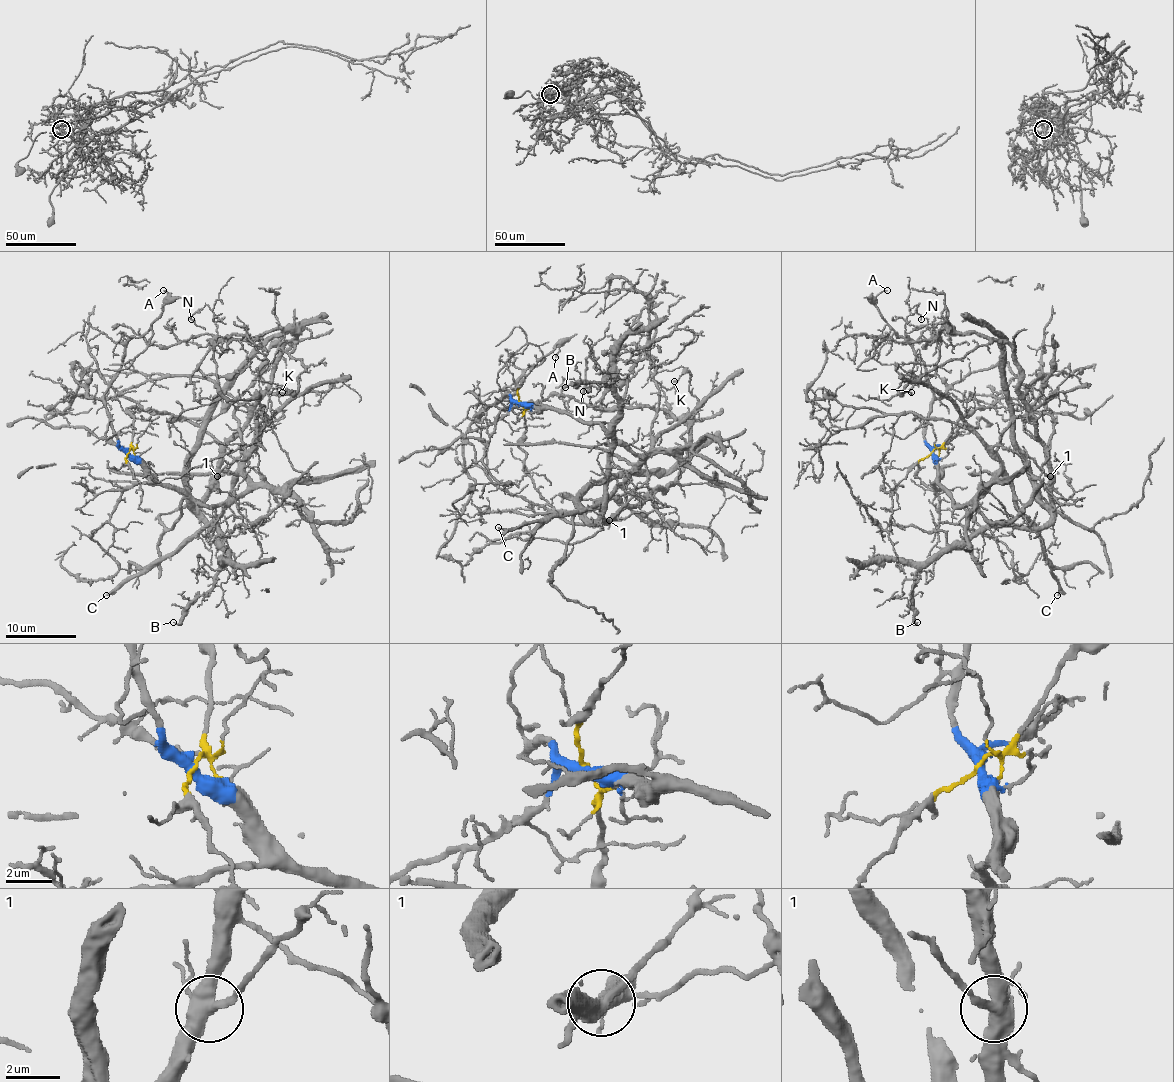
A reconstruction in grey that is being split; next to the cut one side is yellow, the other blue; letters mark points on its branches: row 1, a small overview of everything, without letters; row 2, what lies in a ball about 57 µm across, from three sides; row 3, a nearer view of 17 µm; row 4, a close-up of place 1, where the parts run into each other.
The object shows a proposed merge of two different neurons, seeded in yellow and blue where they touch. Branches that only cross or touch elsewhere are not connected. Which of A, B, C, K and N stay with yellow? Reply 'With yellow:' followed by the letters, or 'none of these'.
With yellow: B, K, N

